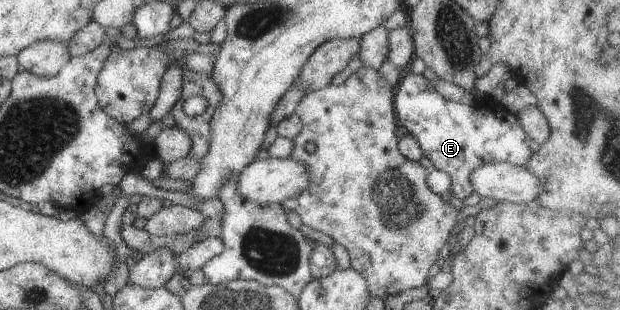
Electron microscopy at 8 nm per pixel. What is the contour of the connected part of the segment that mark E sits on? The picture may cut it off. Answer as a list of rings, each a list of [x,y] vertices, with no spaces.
[[[406,71],[398,84],[394,98],[396,116],[418,142],[421,154],[431,160],[438,170],[450,176],[451,194],[454,197],[462,201],[474,192],[470,174],[482,164],[506,161],[526,166],[533,153],[530,151],[531,139],[516,115],[503,107],[490,110],[478,108],[475,103],[463,104],[447,100],[436,91],[434,82],[423,74]]]

